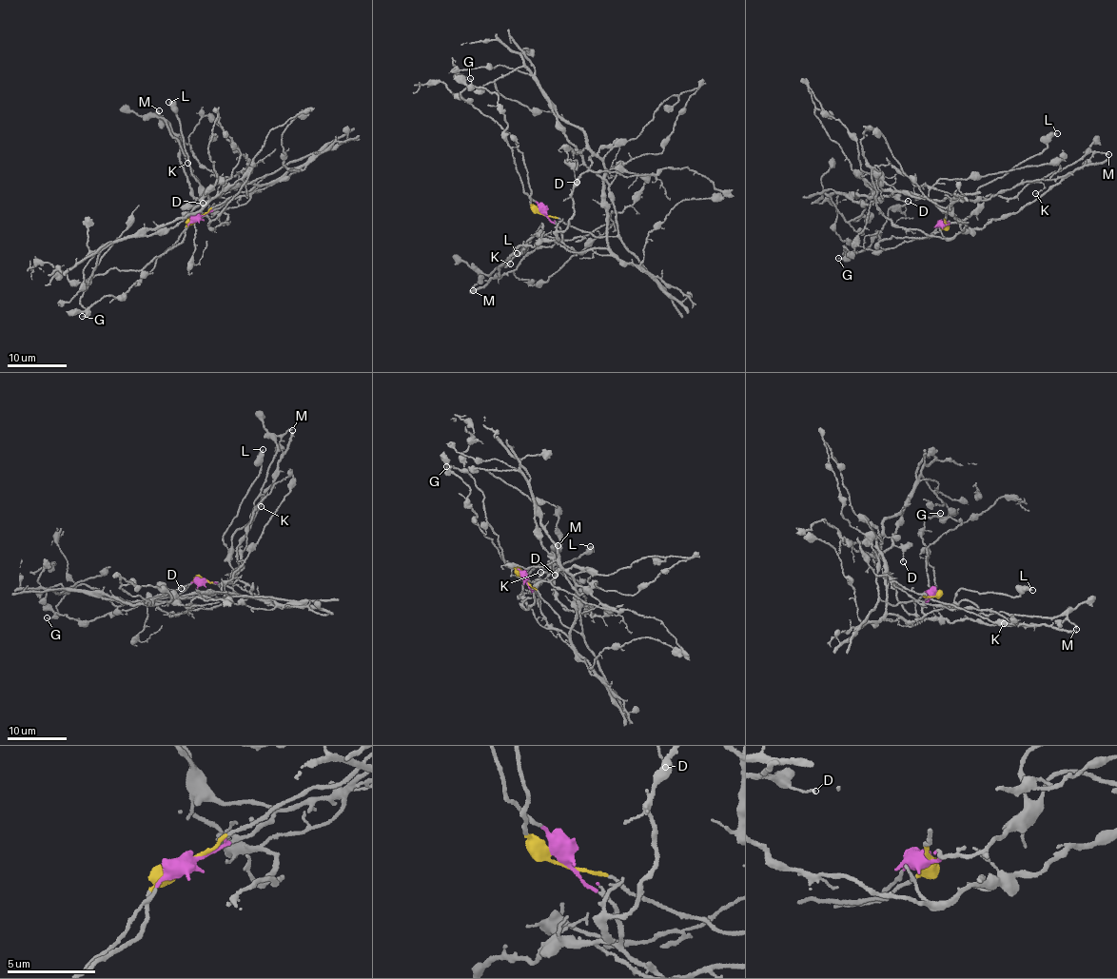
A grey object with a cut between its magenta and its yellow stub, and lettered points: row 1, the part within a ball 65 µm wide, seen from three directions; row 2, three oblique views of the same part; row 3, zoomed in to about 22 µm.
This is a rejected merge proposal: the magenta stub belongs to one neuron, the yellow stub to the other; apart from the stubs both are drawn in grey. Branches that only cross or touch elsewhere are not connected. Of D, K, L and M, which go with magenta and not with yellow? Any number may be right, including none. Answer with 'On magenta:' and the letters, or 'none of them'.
On magenta: K, L, M

